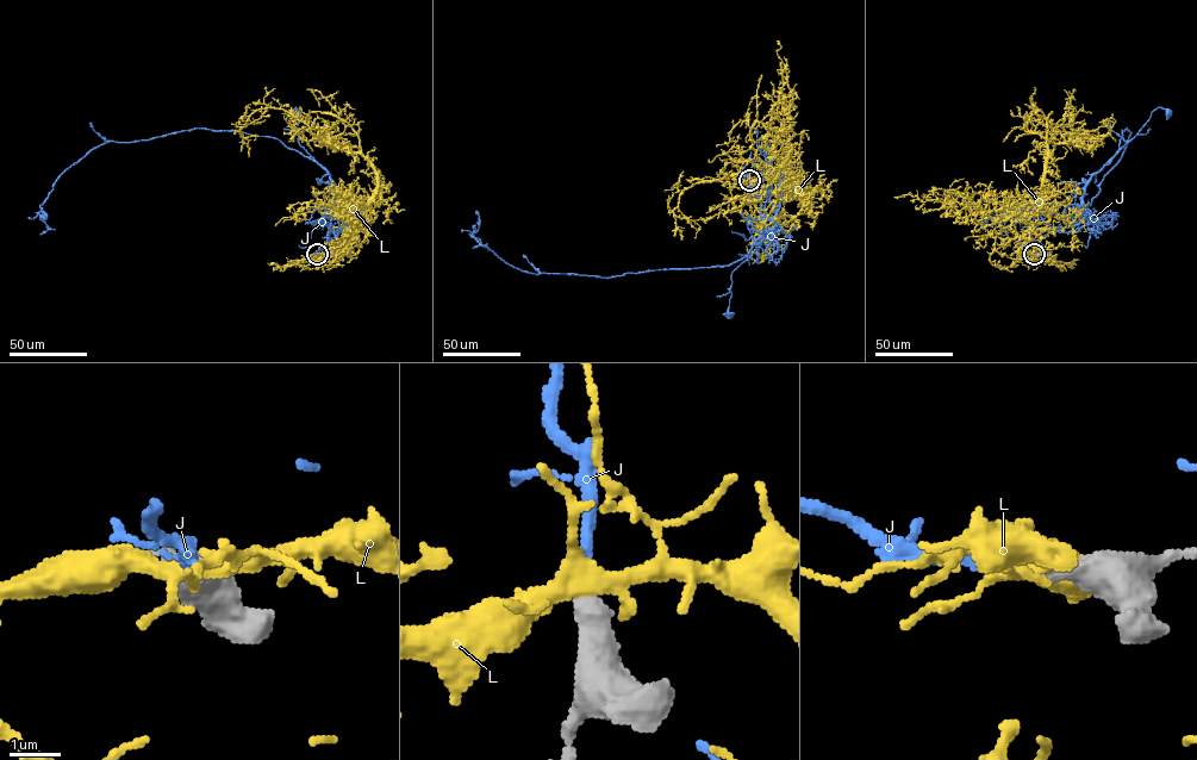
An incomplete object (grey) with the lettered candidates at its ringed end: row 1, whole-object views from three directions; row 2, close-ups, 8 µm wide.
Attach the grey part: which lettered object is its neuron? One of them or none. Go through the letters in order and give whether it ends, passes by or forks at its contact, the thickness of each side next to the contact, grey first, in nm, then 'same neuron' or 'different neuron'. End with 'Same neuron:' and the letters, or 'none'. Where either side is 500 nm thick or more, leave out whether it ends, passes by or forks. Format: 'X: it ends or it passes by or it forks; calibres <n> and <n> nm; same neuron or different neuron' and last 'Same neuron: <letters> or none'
J: it ends; calibres 420 and 240 nm; same neuron
L: it forks; calibres 460 and 360 nm; different neuron
Same neuron: J

